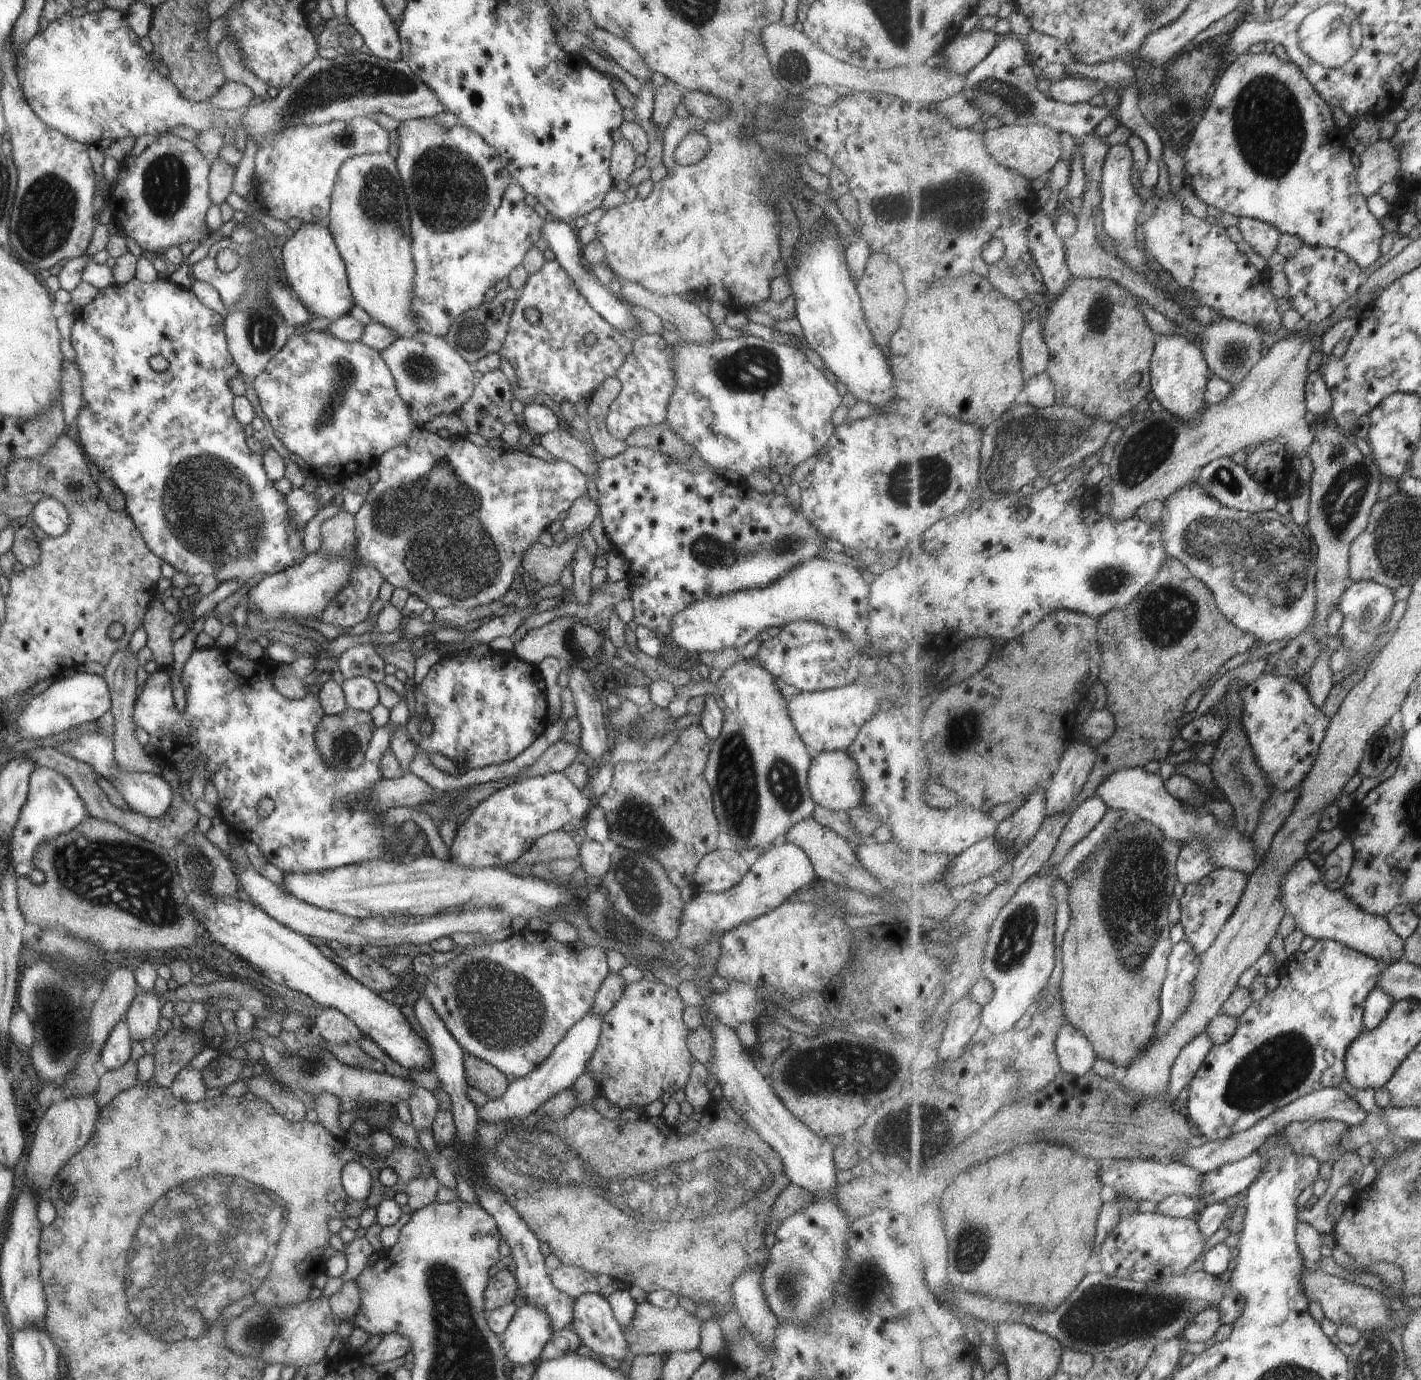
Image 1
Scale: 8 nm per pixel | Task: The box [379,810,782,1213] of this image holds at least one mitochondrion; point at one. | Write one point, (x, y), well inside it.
(502, 1011)

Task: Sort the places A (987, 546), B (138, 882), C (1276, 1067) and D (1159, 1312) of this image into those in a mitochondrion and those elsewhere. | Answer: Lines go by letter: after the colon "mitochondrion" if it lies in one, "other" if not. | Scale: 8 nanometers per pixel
A: other
B: mitochondrion
C: mitochondrion
D: mitochondrion

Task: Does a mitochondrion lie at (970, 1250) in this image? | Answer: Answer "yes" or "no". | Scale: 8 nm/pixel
yes

